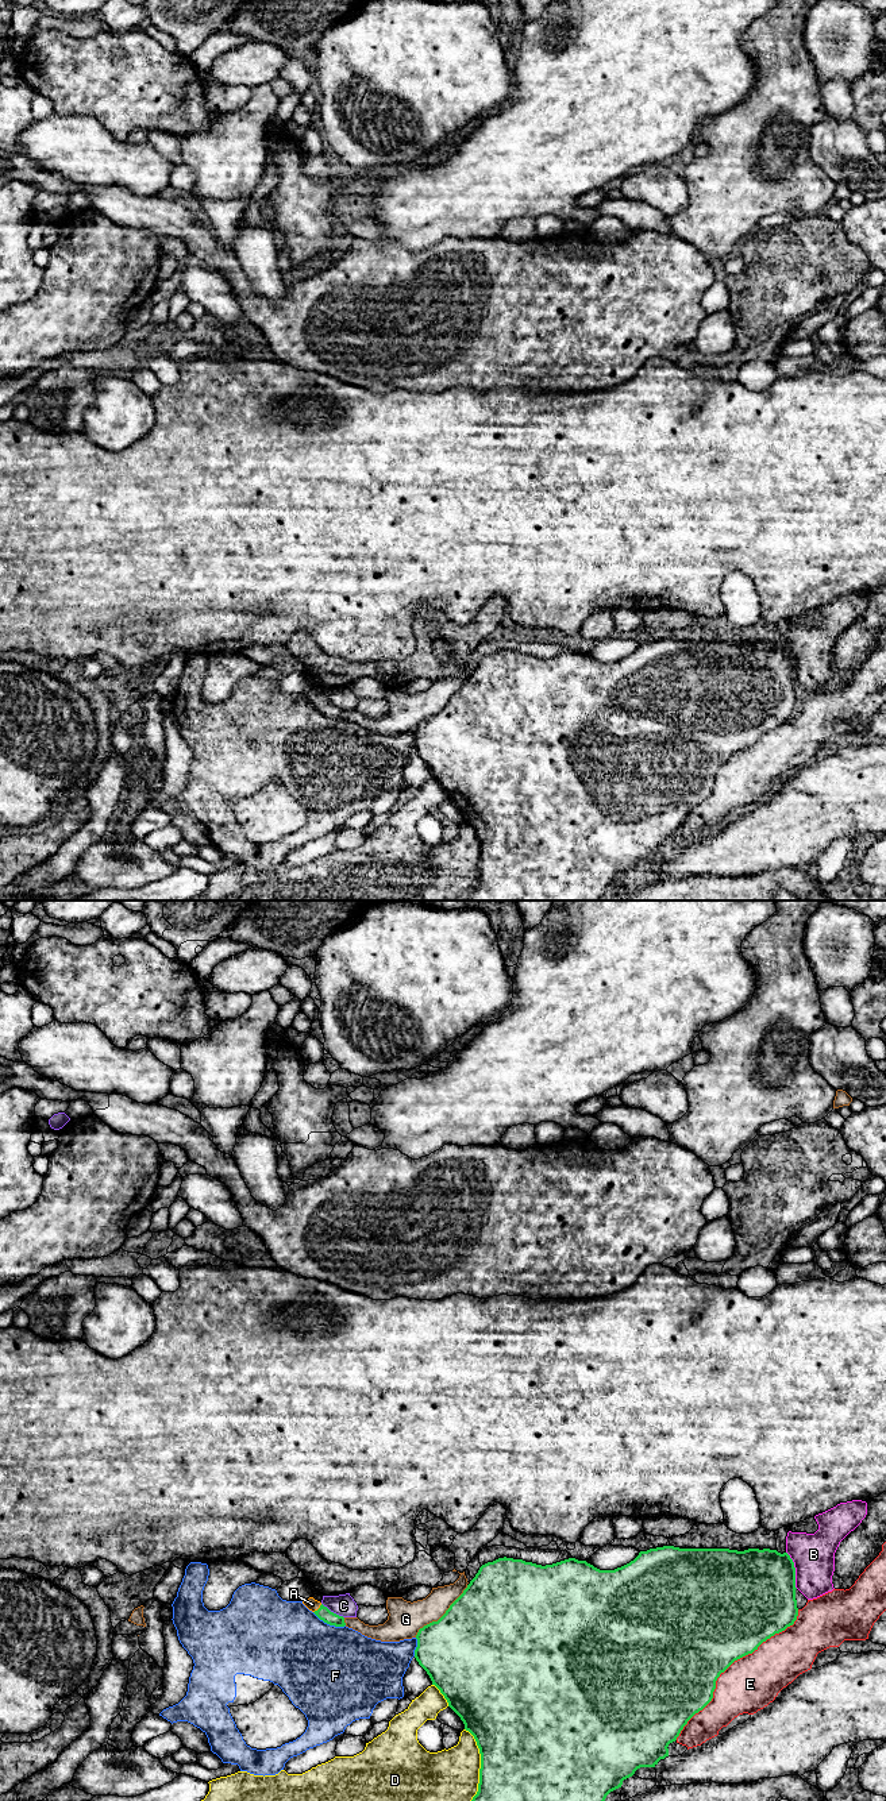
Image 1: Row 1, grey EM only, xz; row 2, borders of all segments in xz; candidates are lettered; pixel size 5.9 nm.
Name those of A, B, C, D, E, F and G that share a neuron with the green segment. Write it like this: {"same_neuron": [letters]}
{"same_neuron": ["A"]}

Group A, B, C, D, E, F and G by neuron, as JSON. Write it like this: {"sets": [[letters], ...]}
{"sets": [["A"], ["B"], ["C"], ["D"], ["E"], ["F"], ["G"]]}

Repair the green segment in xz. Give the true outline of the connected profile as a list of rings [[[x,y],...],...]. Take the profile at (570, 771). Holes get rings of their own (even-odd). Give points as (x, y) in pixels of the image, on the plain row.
[[[663,639],[640,644],[633,653],[615,663],[600,663],[586,653],[578,653],[575,651],[542,659],[523,652],[504,649],[482,657],[467,680],[450,698],[446,706],[438,714],[432,714],[419,722],[416,728],[417,740],[415,743],[416,753],[427,764],[432,778],[435,778],[444,788],[448,799],[461,810],[465,822],[474,829],[479,841],[481,861],[478,884],[473,890],[469,900],[602,900],[606,888],[621,880],[623,873],[632,869],[637,861],[655,860],[660,852],[669,849],[669,837],[675,834],[687,814],[712,794],[716,774],[721,765],[724,765],[735,753],[752,747],[763,734],[794,717],[798,709],[796,682],[796,660],[793,652],[787,645],[781,647],[777,643],[770,641],[748,641],[737,644],[729,641],[679,641],[674,639]]]

